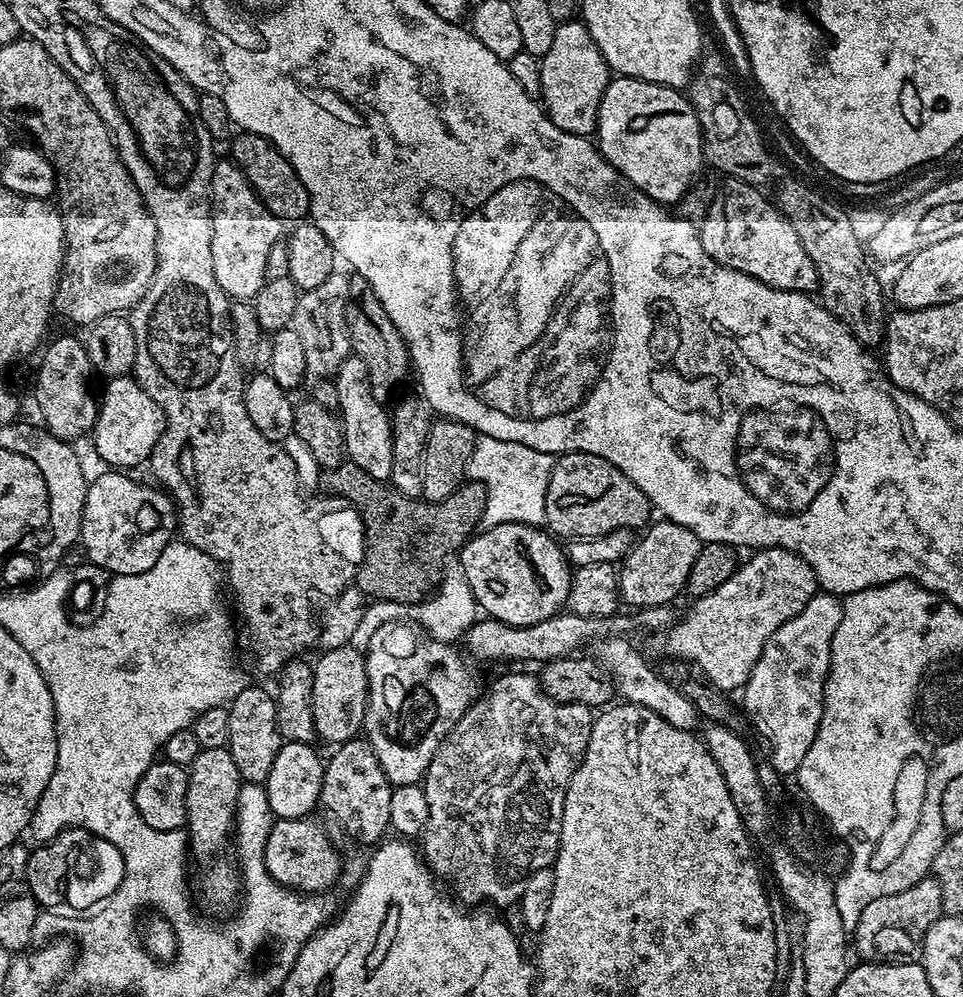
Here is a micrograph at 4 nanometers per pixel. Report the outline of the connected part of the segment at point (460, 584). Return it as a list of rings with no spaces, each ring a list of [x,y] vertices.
[[[450,566],[444,570],[442,579],[432,595],[426,600],[421,600],[419,604],[395,604],[389,600],[372,600],[364,609],[362,622],[354,633],[351,645],[361,650],[367,649],[374,630],[378,630],[378,626],[386,622],[395,620],[409,620],[411,623],[419,624],[434,640],[456,642],[456,639],[459,641],[471,625],[477,622],[476,612],[478,613],[478,605],[474,598],[474,590],[470,588],[470,582],[461,569]]]

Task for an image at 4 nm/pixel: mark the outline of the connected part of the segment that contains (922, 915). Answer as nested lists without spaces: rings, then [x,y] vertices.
[[[925,878],[898,894],[874,898],[856,923],[855,955],[857,952],[861,961],[874,964],[911,964],[919,957],[926,930],[943,912],[942,890],[935,878]]]

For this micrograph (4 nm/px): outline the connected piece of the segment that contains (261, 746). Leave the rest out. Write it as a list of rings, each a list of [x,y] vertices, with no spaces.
[[[249,686],[233,698],[227,705],[230,714],[230,738],[228,752],[234,758],[234,766],[238,766],[238,774],[244,784],[267,785],[270,766],[274,766],[274,758],[278,758],[278,750],[282,743],[278,722],[276,721],[276,697],[264,688]]]

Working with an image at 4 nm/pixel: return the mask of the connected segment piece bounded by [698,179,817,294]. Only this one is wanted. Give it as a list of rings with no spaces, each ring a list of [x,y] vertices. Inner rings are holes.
[[[729,179],[728,185],[721,187],[714,199],[706,218],[700,221],[698,231],[700,241],[710,254],[723,268],[733,268],[758,282],[771,288],[781,288],[787,292],[811,293],[817,287],[815,266],[802,248],[802,242],[794,232],[794,227],[776,208],[771,199],[763,196],[759,187],[747,184],[741,180]]]

